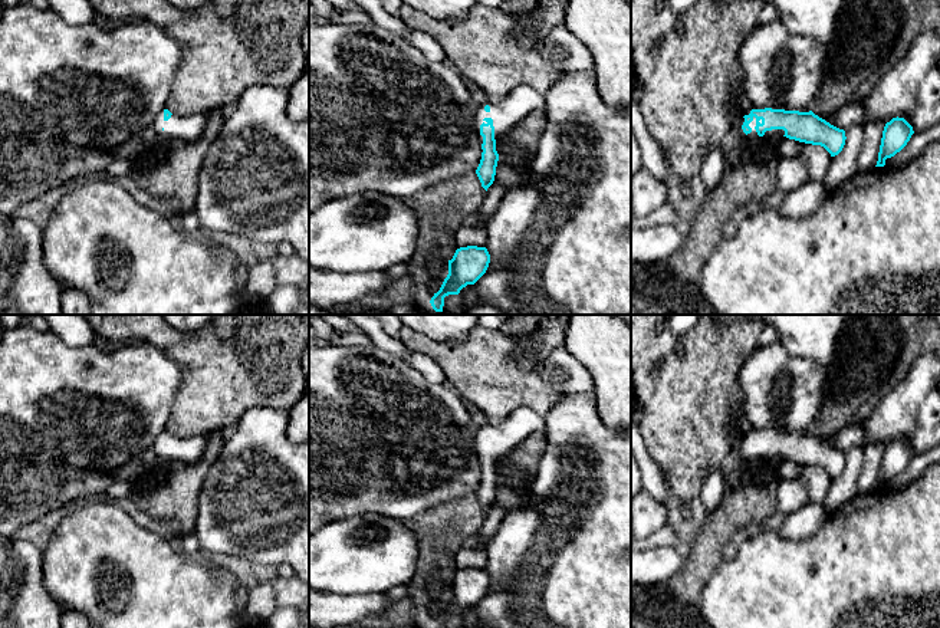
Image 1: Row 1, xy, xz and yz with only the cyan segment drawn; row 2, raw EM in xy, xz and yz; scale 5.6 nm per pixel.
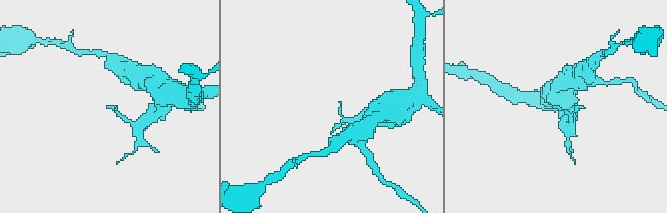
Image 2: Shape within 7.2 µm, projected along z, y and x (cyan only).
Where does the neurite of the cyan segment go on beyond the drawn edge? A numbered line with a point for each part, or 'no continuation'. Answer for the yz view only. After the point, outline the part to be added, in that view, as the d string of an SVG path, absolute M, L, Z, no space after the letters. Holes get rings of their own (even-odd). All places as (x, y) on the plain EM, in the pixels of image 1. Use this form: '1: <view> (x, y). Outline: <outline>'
1: yz (753, 456). Outline: M753 438L753 443L749 445L749 448L752 450L752 454L747 456L747 457L742 451L743 444L745 444L745 440L742 440L742 443L740 443L740 458L742 458L742 461L749 461L749 460L759 458L756 451L755 451L755 448L756 448L756 440L755 438Z

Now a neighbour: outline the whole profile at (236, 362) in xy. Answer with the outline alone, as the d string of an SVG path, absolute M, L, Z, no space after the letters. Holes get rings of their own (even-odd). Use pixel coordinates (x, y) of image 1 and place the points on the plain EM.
M80 315L96 336L118 345L149 343L174 359L183 369L165 431L175 437L194 437L218 431L223 435L254 407L287 410L299 401L309 381L300 369L300 358L309 339L309 315L217 315L197 332L171 328L162 315Z

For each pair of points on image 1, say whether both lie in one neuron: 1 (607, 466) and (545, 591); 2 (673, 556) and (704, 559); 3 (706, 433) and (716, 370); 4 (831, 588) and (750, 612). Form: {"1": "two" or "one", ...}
{"1": "one", "2": "two", "3": "one", "4": "one"}

